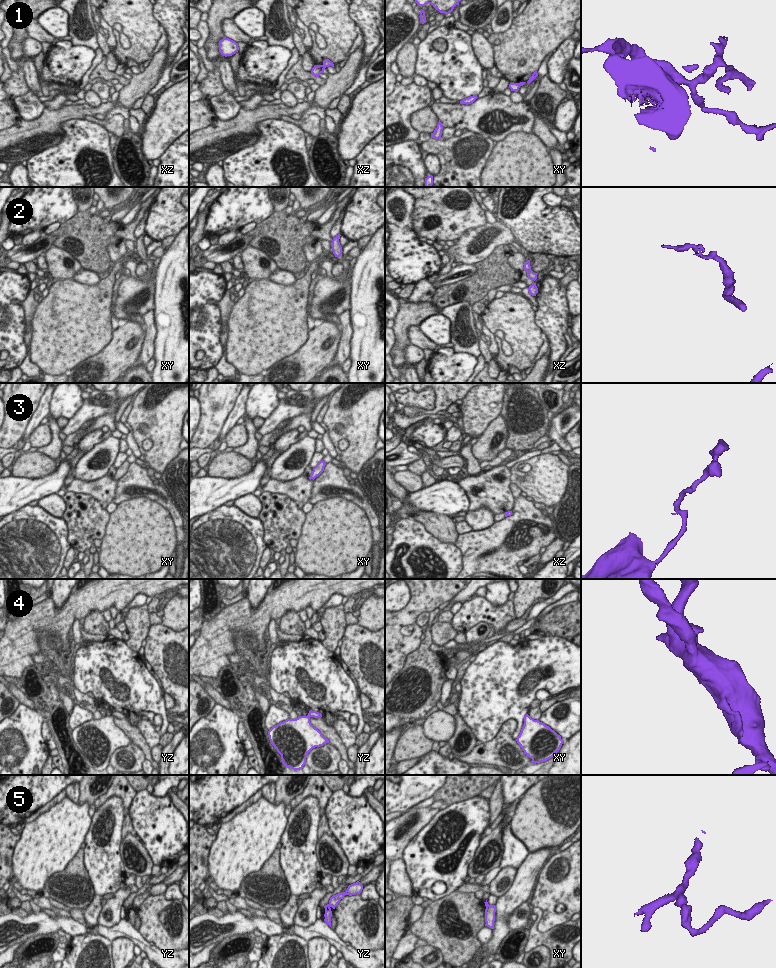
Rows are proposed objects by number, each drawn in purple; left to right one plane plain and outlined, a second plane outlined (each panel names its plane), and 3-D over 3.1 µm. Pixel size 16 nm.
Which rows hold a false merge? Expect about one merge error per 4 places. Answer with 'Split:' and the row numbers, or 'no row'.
Split: 1, 5

